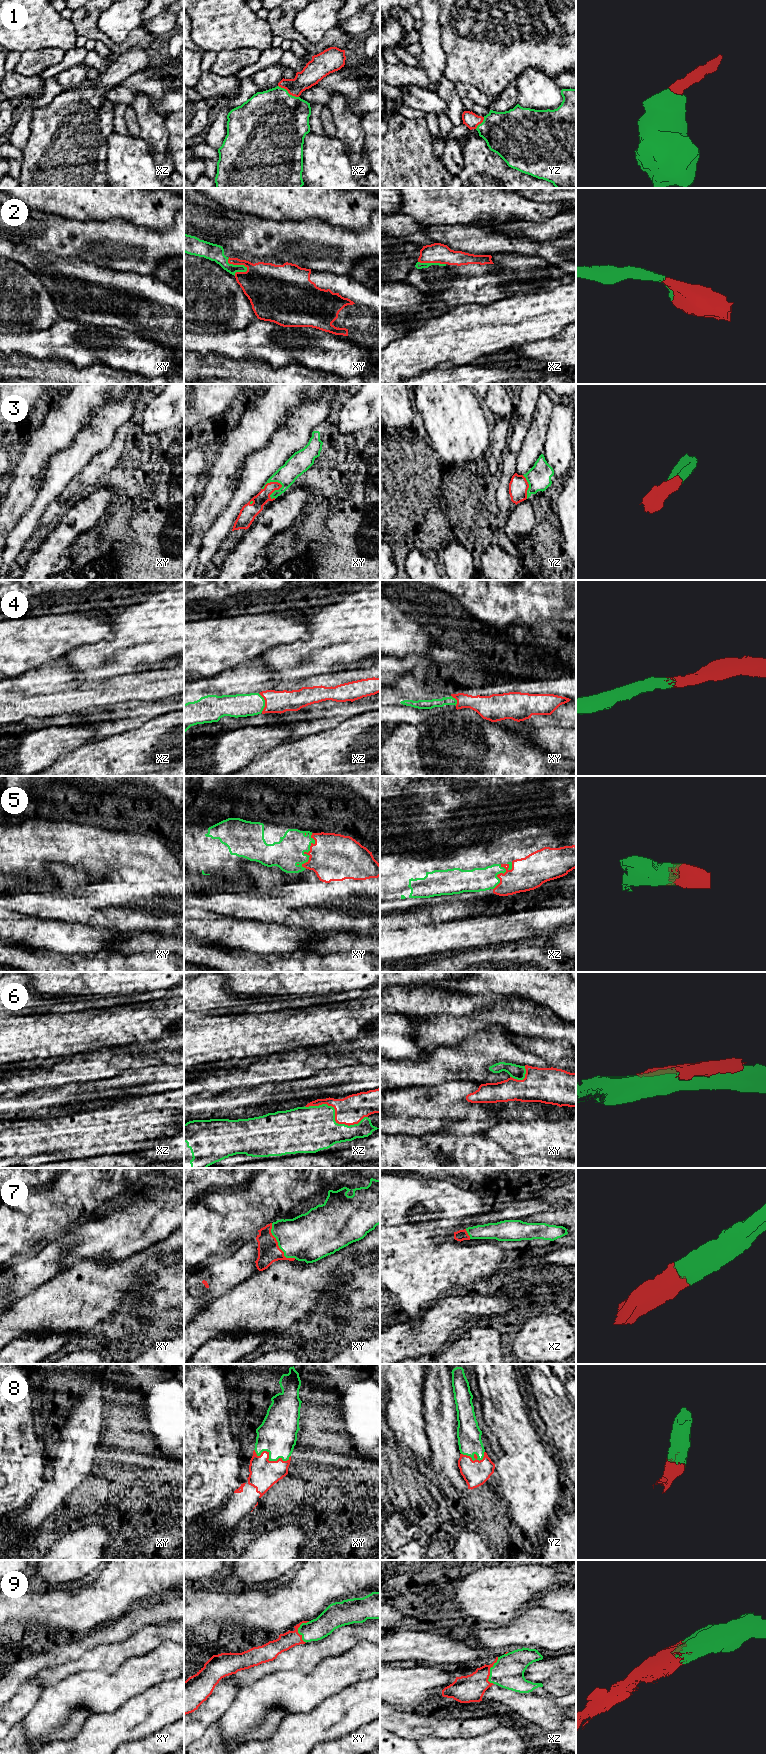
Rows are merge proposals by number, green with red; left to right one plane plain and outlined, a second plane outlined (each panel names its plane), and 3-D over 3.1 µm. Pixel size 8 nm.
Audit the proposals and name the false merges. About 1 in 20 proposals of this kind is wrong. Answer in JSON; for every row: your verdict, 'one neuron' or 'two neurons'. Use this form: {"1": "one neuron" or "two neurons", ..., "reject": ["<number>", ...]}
{"1": "one neuron", "2": "one neuron", "3": "one neuron", "4": "one neuron", "5": "one neuron", "6": "one neuron", "7": "one neuron", "8": "one neuron", "9": "one neuron", "reject": []}

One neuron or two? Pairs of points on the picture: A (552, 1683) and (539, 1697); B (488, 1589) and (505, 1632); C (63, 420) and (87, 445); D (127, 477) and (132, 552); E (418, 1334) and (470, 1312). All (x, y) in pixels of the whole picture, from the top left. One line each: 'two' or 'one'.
A: two
B: two
C: two
D: one
E: one

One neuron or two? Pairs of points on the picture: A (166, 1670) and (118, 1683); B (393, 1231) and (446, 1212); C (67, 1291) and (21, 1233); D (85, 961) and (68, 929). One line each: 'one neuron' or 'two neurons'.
A: one neuron
B: one neuron
C: two neurons
D: two neurons

